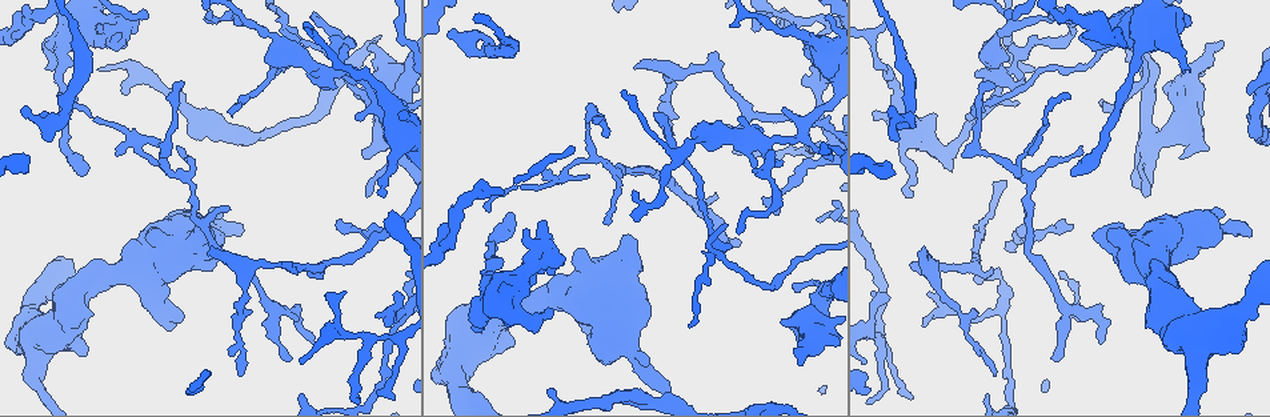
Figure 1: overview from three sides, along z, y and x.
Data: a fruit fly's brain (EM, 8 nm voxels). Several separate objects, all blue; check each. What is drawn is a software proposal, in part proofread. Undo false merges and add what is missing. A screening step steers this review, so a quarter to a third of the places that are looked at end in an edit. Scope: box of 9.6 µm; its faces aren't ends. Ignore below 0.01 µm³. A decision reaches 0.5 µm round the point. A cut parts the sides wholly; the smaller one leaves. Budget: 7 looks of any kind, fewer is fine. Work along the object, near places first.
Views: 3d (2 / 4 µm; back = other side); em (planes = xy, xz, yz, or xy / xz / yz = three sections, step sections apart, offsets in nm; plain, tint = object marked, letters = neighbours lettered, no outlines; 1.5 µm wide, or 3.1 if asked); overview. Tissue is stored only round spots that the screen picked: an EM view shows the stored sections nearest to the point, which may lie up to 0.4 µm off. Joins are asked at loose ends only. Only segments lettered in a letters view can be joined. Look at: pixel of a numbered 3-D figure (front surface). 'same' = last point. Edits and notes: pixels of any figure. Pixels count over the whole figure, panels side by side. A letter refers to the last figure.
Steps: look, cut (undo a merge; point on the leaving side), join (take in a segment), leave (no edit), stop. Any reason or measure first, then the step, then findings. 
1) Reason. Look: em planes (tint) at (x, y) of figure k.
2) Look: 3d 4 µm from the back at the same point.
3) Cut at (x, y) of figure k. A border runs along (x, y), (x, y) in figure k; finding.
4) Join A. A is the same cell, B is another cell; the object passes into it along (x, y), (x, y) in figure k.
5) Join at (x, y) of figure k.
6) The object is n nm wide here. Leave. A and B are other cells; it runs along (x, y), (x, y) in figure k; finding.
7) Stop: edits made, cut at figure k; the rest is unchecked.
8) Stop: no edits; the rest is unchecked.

Sudden change in width. Look: 3d 4 µm at (345, 72) of figure 1.

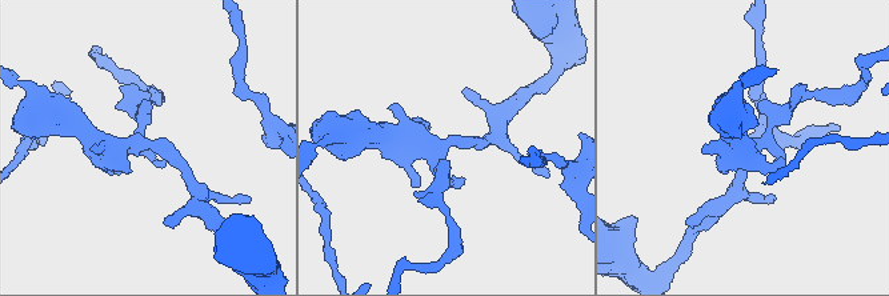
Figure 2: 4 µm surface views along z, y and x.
Shape alone is not enough. Look: em planes (letters) at (450, 145) of figure 2.

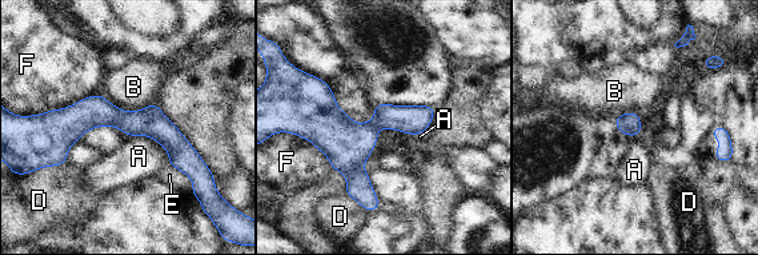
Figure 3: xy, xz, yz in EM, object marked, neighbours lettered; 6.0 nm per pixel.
The longest contact is with F, 420 nm. Leave. A, B, D, E and F are other cells; all the same neuron.

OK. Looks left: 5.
Branch stops here. Look: 3d 4 µm at (716, 198) of figure 1.

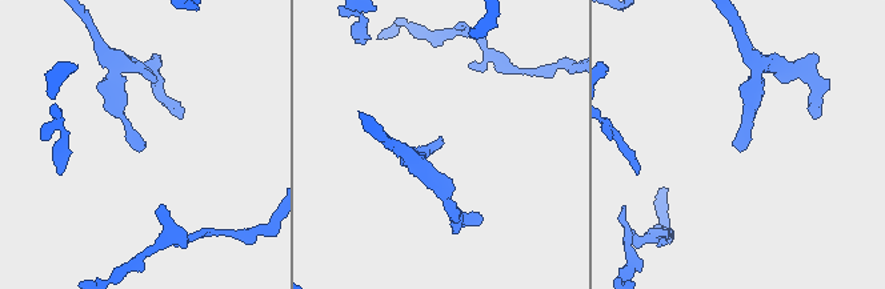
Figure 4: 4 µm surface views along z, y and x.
Now the EM. Look: em planes (letters) at (442, 139) of figure 4.

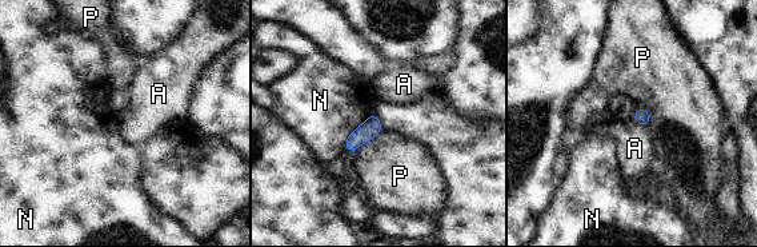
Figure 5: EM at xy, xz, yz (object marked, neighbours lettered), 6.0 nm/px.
Leave. A, N and P are other cells; a border runs along (632, 120), (648, 128) in figure 5; none of them fits.

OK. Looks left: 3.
Thick end. Look: em xz step 4 (tint) at (1203, 246) of figure 1.

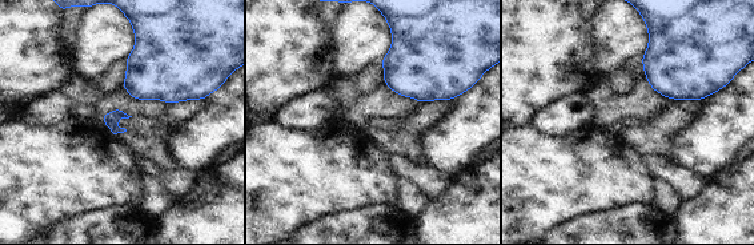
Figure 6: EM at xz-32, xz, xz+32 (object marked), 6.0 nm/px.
Look: em planes (letters) at the same point.

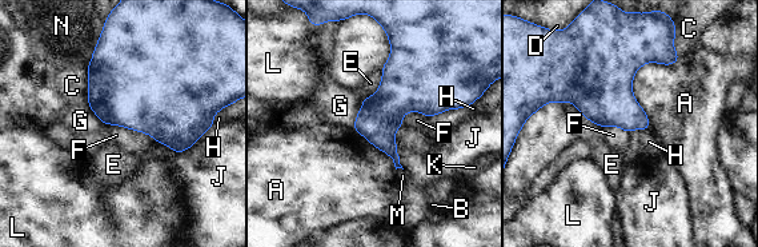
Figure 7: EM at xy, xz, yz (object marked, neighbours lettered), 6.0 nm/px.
Leave. A, B, C, D, E, F, G, H, J, K, L, M and N are other cells; a border runs along (404, 126), (394, 132), (398, 147) in figure 7; no lettered segment goes on from it.

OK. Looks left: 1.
Stop: no edits; the rest is unchecked.

